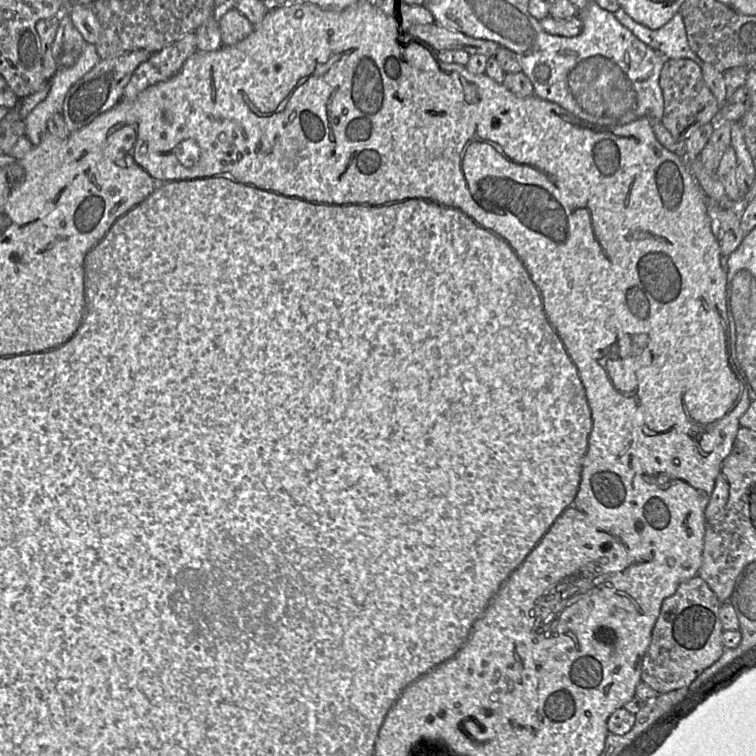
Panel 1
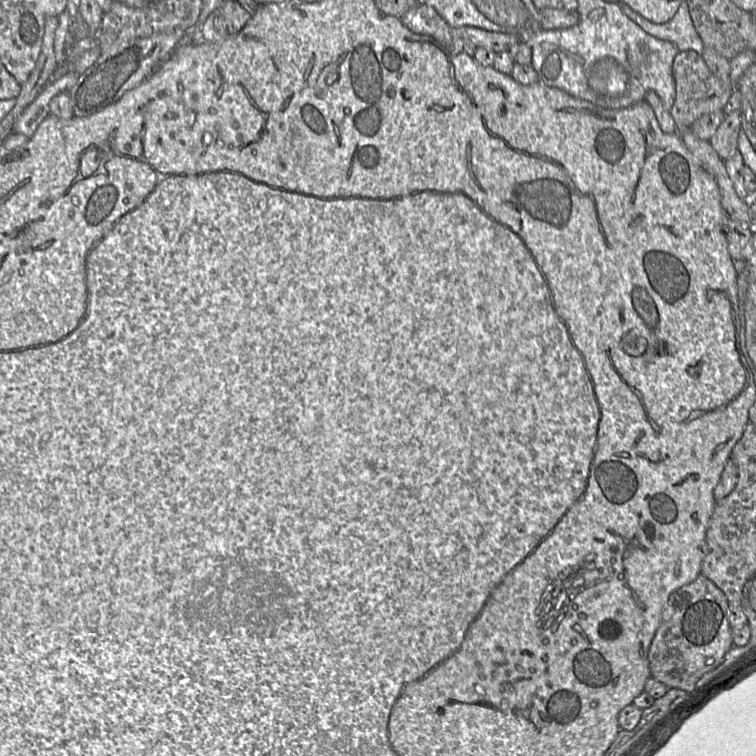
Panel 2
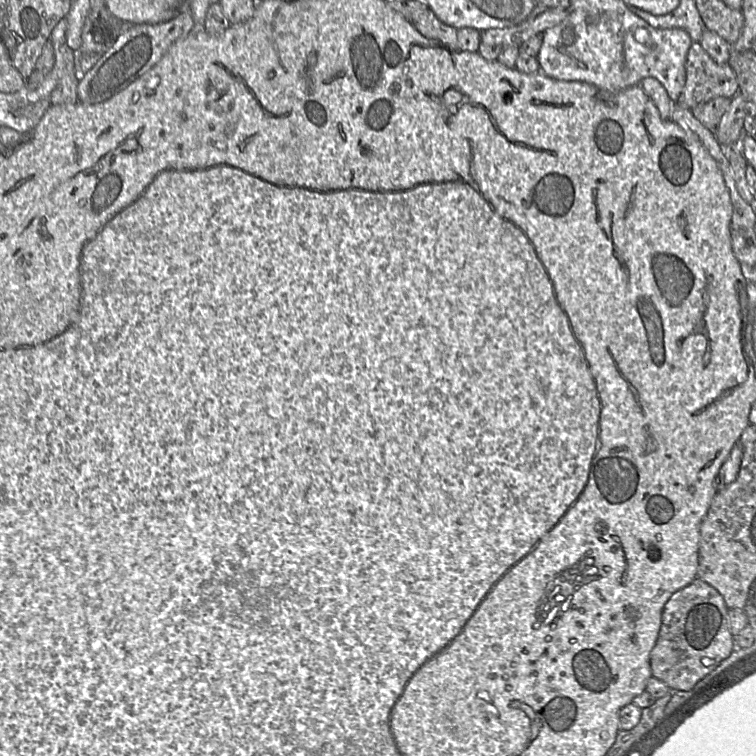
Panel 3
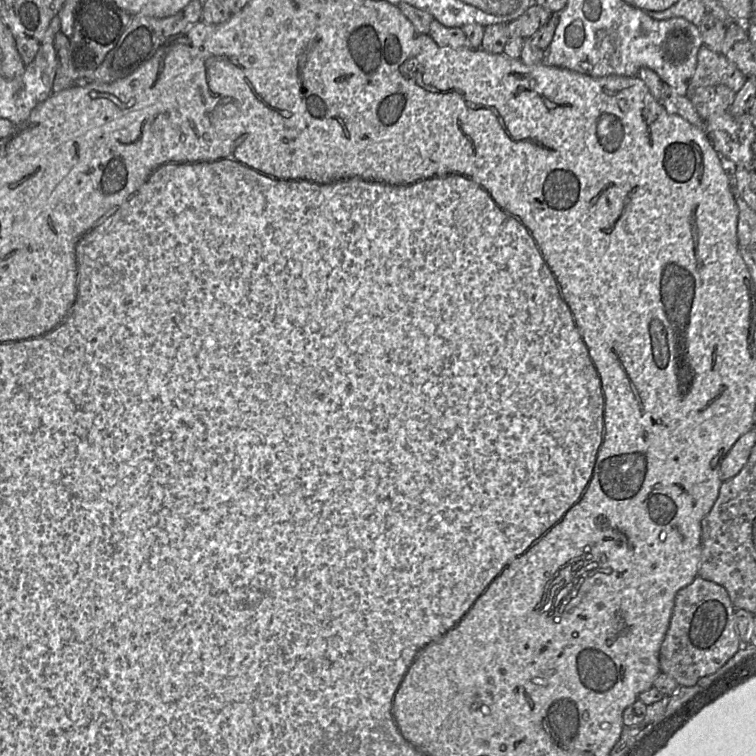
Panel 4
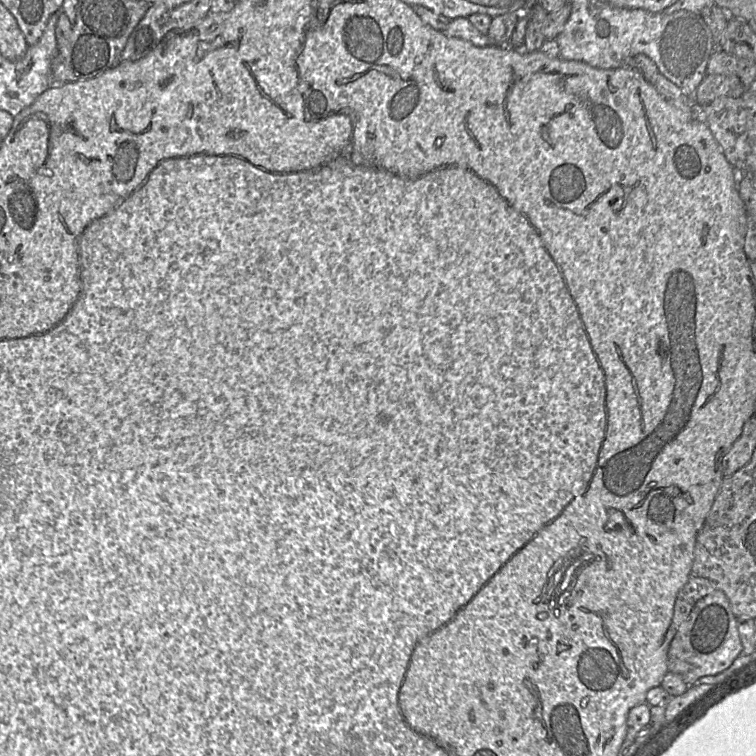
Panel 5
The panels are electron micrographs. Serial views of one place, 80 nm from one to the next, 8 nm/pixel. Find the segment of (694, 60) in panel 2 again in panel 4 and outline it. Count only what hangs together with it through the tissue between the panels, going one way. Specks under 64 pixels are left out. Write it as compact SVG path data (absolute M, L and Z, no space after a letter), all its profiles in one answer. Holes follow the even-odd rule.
M702 46L698 51L697 66L686 96L692 97L698 88L714 85L725 85L738 93L747 79L725 55Z

